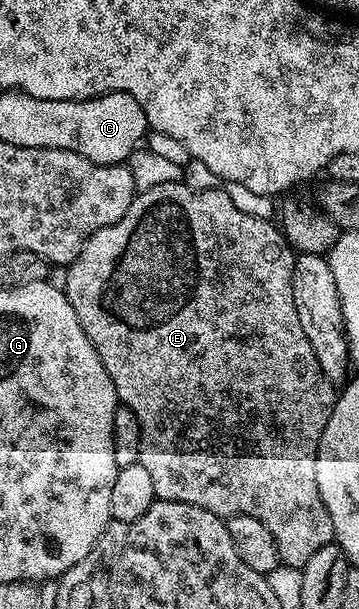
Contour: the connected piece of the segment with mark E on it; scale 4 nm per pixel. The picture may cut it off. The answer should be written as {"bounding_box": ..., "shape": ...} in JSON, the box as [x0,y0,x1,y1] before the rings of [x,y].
{"bounding_box":[63,182,335,569],"shape":[[[178,182],[137,192],[131,206],[127,206],[127,214],[123,214],[119,222],[103,226],[103,230],[95,230],[73,263],[68,265],[63,291],[71,302],[71,310],[75,310],[75,318],[79,318],[79,326],[83,326],[83,334],[87,334],[91,346],[95,346],[95,354],[99,354],[99,362],[103,362],[115,386],[118,401],[129,408],[135,418],[139,418],[139,463],[150,472],[157,499],[199,506],[222,518],[259,518],[259,522],[271,530],[271,538],[275,538],[281,564],[302,569],[318,550],[334,543],[331,514],[327,514],[327,506],[319,496],[319,482],[315,482],[315,462],[327,418],[331,418],[335,384],[323,374],[319,358],[315,358],[315,350],[311,350],[311,342],[307,342],[307,334],[303,334],[303,326],[295,310],[294,259],[293,248],[286,242],[280,227],[272,219],[243,214],[243,210],[227,198],[224,187],[199,190]]]}

